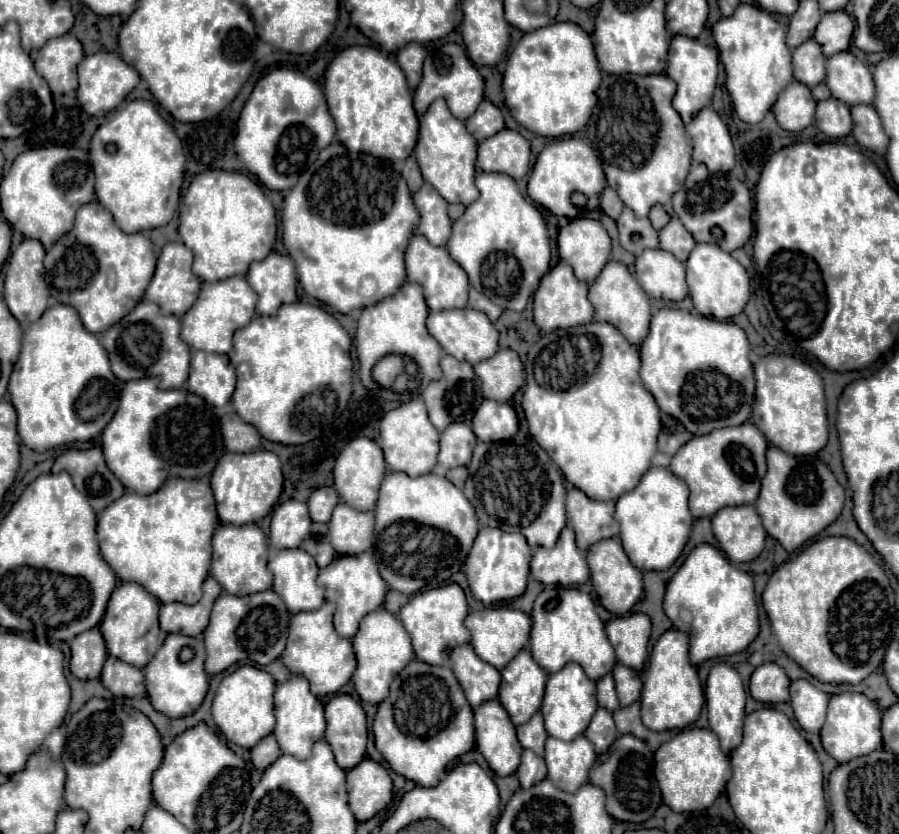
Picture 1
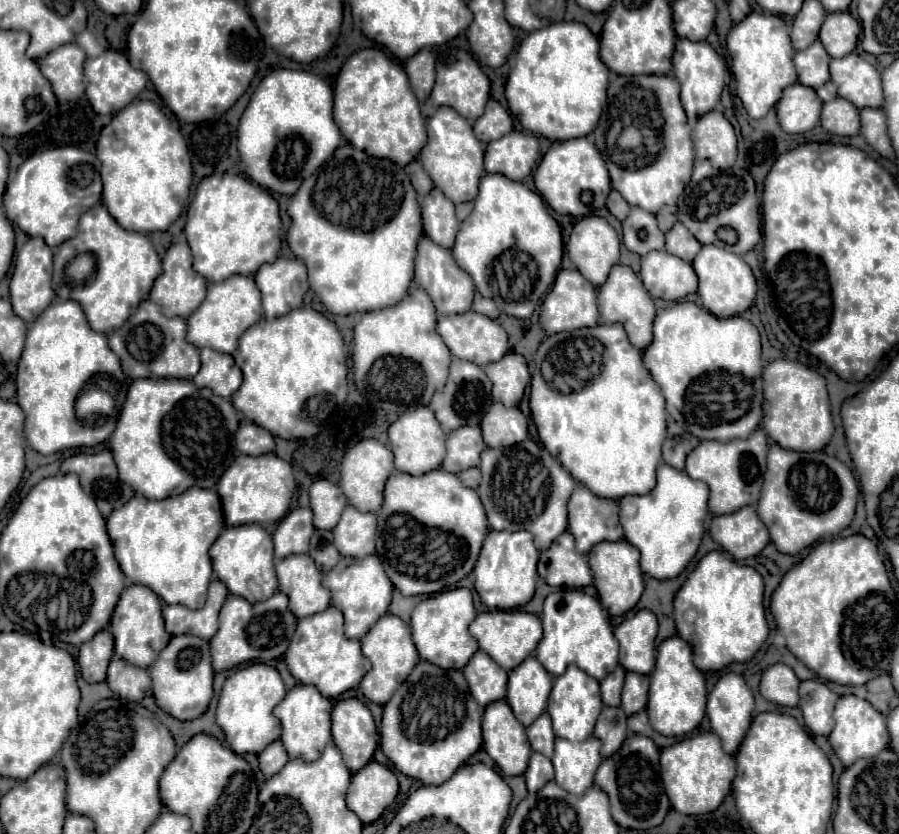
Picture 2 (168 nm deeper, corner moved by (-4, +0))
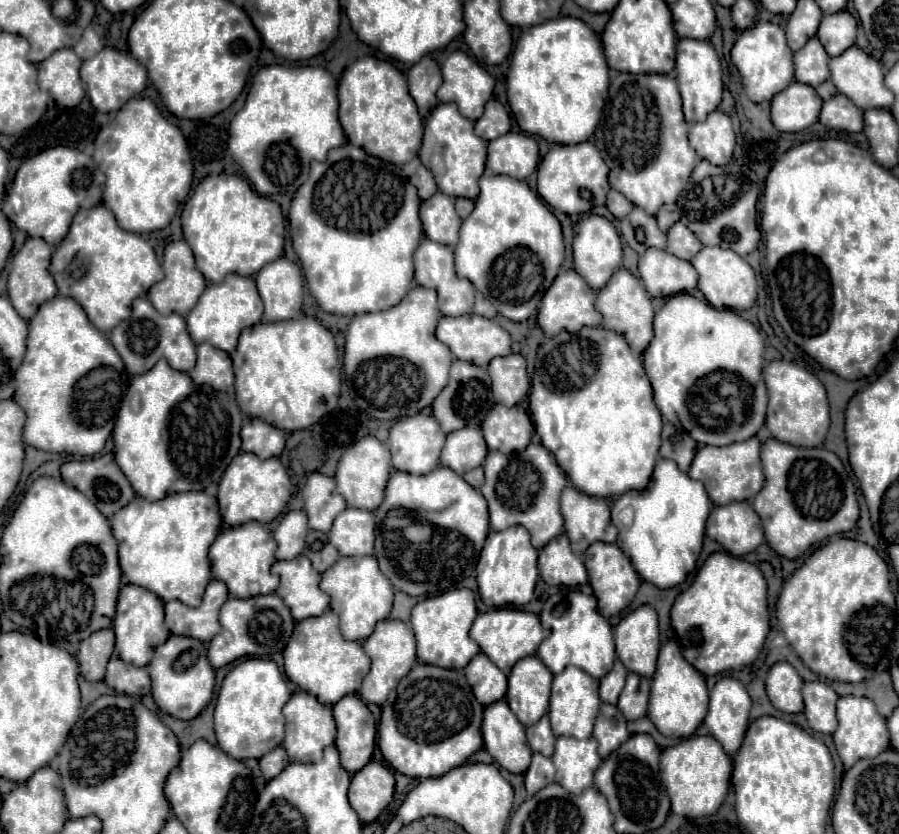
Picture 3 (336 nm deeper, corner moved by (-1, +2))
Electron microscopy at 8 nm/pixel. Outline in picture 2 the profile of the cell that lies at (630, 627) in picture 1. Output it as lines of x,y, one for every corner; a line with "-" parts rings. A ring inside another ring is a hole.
638,610
614,630
614,636
620,642
620,664
626,670
638,674
652,672
656,632
658,620
650,610

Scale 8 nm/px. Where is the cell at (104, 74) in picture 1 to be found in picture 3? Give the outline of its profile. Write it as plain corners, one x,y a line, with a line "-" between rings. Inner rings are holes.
103,48
95,58
81,66
81,80
87,84
87,96
99,112
117,112
129,98
137,96
147,84
147,70
133,56
115,48

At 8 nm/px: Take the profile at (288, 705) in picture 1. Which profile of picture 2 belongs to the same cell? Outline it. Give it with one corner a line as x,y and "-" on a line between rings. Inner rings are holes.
296,684
292,690
286,692
284,700
274,708
274,716
282,722
280,740
286,746
290,758
302,758
304,762
314,762
320,756
320,752
332,740
330,712
332,712
332,702
322,694
318,694
316,686

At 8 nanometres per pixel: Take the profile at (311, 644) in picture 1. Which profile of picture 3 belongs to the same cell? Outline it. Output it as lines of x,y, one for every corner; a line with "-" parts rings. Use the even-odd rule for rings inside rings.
331,610
323,612
323,616
297,622
295,632
283,652
287,678
301,690
319,696
321,704
337,704
343,696
355,694
371,666
371,660
363,652
361,642
345,640
337,624
339,620

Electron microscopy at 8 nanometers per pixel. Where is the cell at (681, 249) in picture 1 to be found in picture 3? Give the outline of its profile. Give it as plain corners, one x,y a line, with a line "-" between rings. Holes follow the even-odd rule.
681,222
673,224
667,232
667,252
681,258
681,260
693,260
693,256
699,252
699,248
703,248
703,244
699,242
699,238

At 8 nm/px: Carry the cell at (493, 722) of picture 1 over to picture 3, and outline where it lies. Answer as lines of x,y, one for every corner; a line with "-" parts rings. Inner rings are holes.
505,700
485,708
483,716
485,750
509,772
523,774
531,764
531,748
525,738
525,728
519,724

